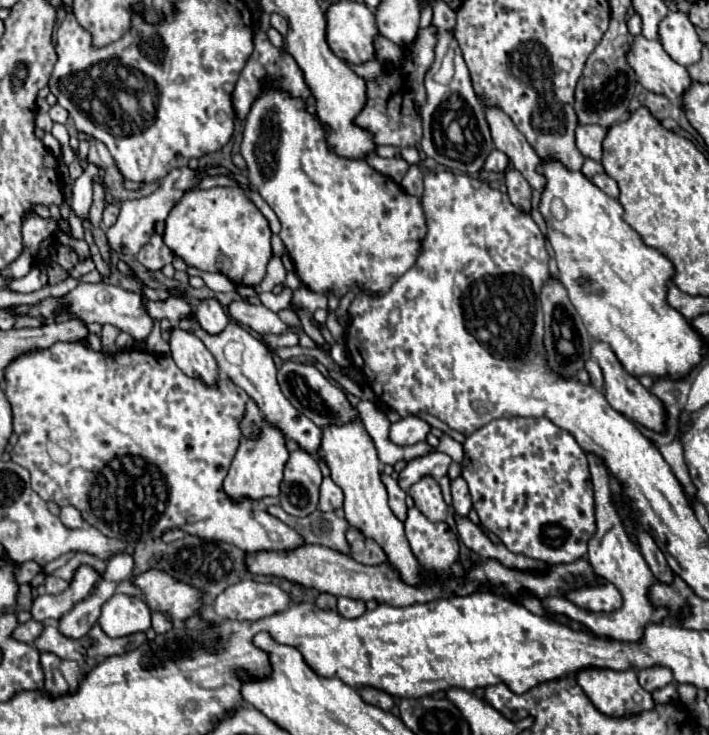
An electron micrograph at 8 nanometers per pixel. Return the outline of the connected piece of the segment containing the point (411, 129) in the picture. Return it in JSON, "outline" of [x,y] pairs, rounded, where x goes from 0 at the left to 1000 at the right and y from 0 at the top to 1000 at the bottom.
{"outline":[[[606,35],[592,41],[584,60],[573,68],[573,82],[567,93],[547,98],[533,112],[519,112],[519,141],[502,161],[502,169],[522,177],[528,182],[528,193],[533,199],[584,199],[595,188],[595,169],[590,150],[601,136],[598,125],[598,101],[612,82],[612,60],[615,41]]]}

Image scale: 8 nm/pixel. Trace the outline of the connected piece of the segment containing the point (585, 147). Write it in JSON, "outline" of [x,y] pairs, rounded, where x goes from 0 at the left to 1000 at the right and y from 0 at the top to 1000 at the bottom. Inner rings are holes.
{"outline":[[[843,169],[815,171],[812,199],[815,199],[818,210],[827,215],[835,215],[835,218],[846,218],[849,215],[849,193],[855,188],[855,180],[858,180],[858,174],[843,171]]]}

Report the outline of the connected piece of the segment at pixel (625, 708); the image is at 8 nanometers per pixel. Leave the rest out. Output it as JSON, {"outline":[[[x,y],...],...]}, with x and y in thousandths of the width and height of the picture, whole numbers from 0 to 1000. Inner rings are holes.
{"outline":[[[829,909],[812,917],[812,928],[824,936],[827,947],[835,952],[835,958],[855,974],[863,977],[883,977],[883,974],[894,974],[911,966],[922,966],[925,955],[920,952],[920,944],[906,939],[900,925],[897,925],[897,914],[894,912],[880,912],[880,914],[869,914],[869,912],[843,912],[843,909]]]}

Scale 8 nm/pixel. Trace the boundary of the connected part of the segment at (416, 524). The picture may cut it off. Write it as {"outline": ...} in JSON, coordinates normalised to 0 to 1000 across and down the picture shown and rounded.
{"outline":[[[578,691],[570,718],[573,718],[573,732],[578,737],[578,746],[601,778],[621,781],[623,786],[654,781],[652,767],[646,762],[646,729],[632,718],[629,710],[609,710],[590,691]]]}

